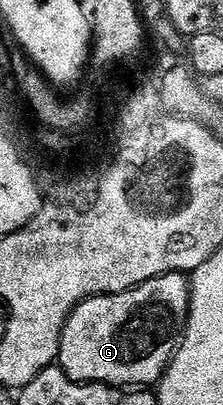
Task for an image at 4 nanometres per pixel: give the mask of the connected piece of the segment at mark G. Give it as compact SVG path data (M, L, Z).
M175 271L117 295L85 299L72 310L60 334L58 365L75 383L108 383L121 389L159 384L184 337L191 296L189 276Z

